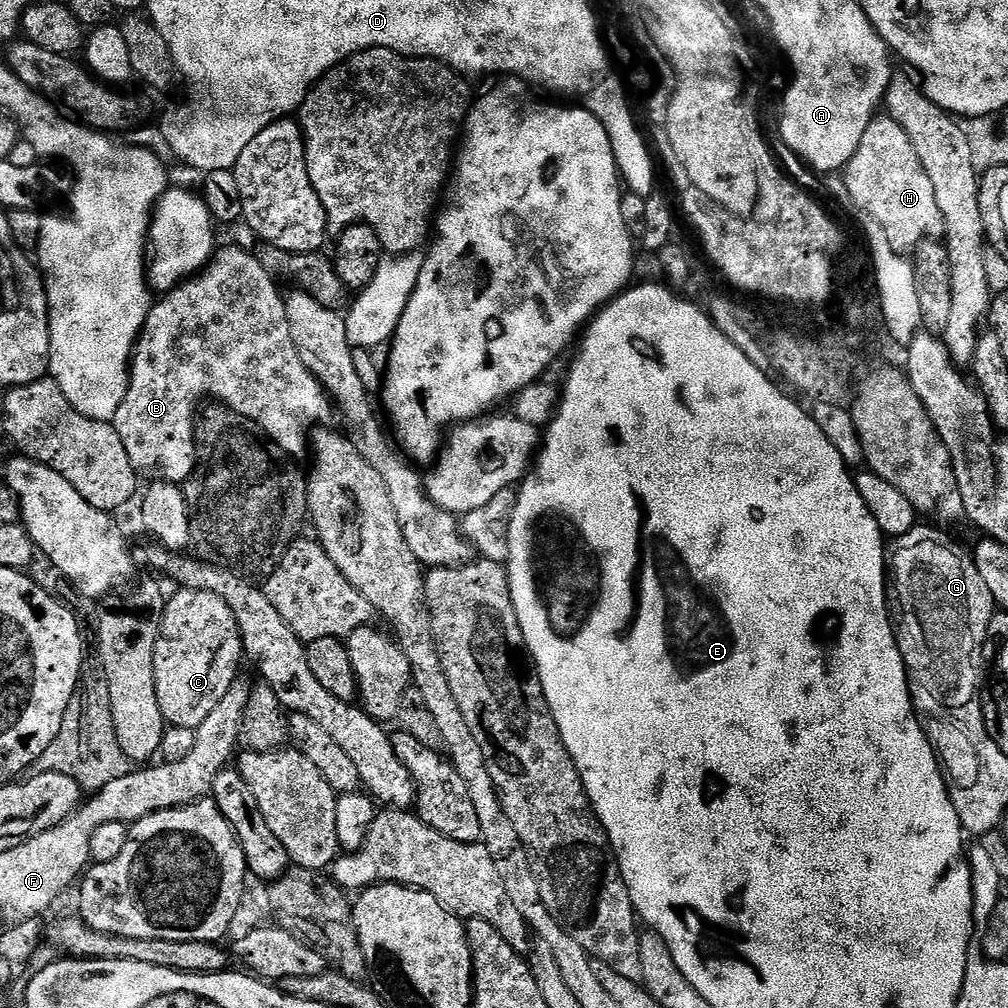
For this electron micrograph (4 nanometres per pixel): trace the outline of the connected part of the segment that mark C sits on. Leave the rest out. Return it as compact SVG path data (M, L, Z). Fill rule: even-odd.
M180 588L173 596L167 597L164 611L160 617L160 637L156 640L154 654L154 686L158 694L158 706L164 715L165 725L195 730L206 722L214 711L214 706L226 698L226 690L237 683L240 672L240 659L245 659L244 637L240 634L240 624L236 616L218 598L206 590Z

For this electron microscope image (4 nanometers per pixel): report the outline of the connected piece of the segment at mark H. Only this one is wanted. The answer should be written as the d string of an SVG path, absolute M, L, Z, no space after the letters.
M880 115L866 126L862 142L858 142L858 150L842 169L842 175L846 190L850 190L852 204L882 226L896 252L912 254L923 245L920 244L923 240L944 236L942 210L938 210L934 185L926 178L926 170L922 170L922 162L918 162L918 154L914 154L906 130L887 115Z

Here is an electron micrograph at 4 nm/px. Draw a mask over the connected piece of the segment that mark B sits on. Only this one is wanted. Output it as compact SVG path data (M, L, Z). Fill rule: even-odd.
M217 247L215 256L210 263L191 280L185 280L184 283L172 289L163 298L157 299L152 306L152 313L144 323L144 331L140 333L140 339L136 342L136 347L132 354L132 363L130 365L130 379L128 382L128 393L118 410L114 427L116 433L122 438L122 446L126 446L126 454L130 454L130 462L136 468L137 473L144 472L156 482L184 482L189 479L196 471L196 421L198 419L198 407L196 404L205 403L204 396L212 396L213 401L227 406L233 412L242 414L247 420L252 420L259 428L265 432L272 440L277 449L289 452L292 456L300 456L309 451L310 433L317 426L323 425L331 418L334 413L334 401L331 396L325 392L320 380L308 369L302 362L298 350L294 346L294 338L290 338L290 322L288 321L288 309L286 307L285 297L280 296L276 289L277 281L262 266L259 255L247 252L244 248L224 248Z

